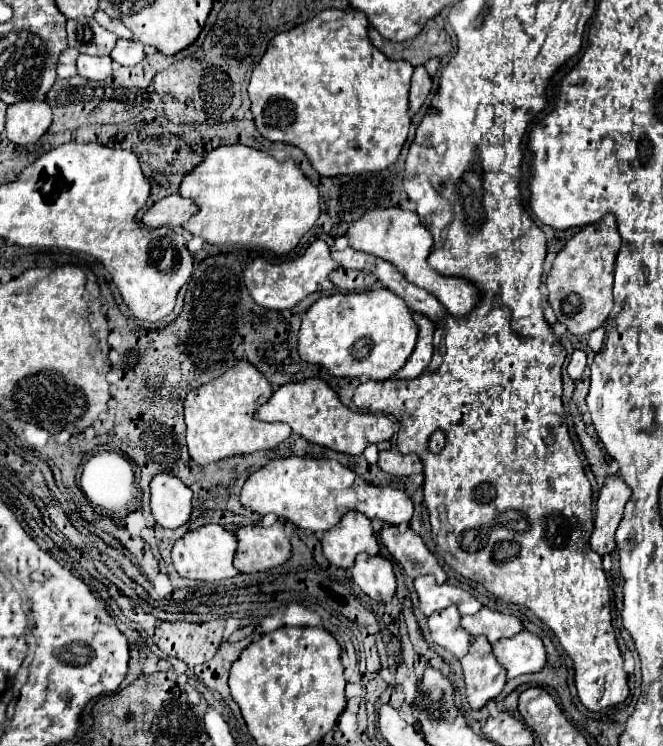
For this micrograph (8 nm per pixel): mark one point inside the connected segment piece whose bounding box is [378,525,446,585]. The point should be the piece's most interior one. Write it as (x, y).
(407, 549)

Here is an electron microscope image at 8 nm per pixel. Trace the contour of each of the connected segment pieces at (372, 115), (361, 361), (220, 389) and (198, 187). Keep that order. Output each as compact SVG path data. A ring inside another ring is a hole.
M324 9L310 21L278 33L250 77L250 111L260 135L300 147L322 177L382 171L396 163L408 137L408 89L414 67L382 55L370 43L366 27L368 19L362 11Z
M388 289L336 293L318 299L302 317L298 353L308 363L324 365L330 375L386 381L396 375L418 339L418 325L404 299Z
M238 361L218 379L192 389L184 399L186 443L190 457L198 465L208 465L224 457L272 449L278 443L282 443L292 433L292 429L286 423L266 423L254 417L256 407L260 403L266 403L270 395L272 385L248 361Z
M222 145L212 149L200 167L194 167L190 175L184 175L178 193L198 205L198 213L184 225L192 235L198 235L212 245L242 243L268 249L276 255L290 253L320 215L318 189L304 177L292 159L280 163L266 151L258 151L246 145Z

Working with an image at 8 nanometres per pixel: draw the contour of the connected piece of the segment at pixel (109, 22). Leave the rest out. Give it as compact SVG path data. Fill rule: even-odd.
M96 11L94 19L108 31L112 31L114 35L118 35L120 39L132 39L132 33L128 31L128 27L124 23L120 23L118 19L110 19L108 15L104 15L104 11Z

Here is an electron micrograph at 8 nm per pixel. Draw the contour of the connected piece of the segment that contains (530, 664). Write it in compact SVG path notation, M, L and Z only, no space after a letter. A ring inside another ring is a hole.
M520 631L510 639L500 639L492 645L492 651L506 669L506 679L514 679L518 675L536 673L546 665L546 651L542 639L530 631Z

